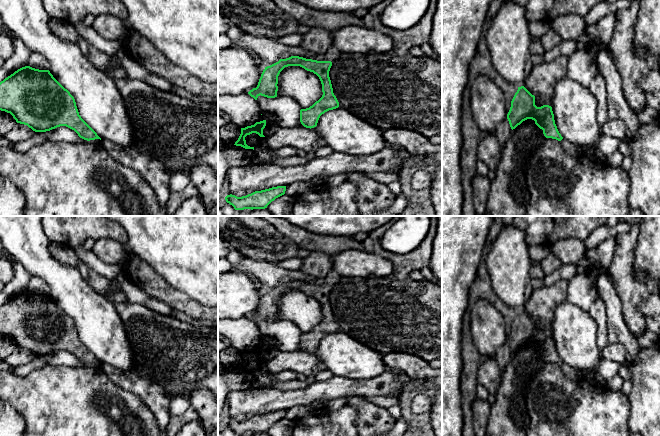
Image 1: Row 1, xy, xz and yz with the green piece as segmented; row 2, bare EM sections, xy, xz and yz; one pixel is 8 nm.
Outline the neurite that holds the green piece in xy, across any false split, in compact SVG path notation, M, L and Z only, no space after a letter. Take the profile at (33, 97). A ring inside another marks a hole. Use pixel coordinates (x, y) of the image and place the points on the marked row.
M25 66L1 81L0 110L10 113L17 123L27 125L35 132L46 132L66 126L84 140L101 140L79 115L74 97L53 77L49 70Z

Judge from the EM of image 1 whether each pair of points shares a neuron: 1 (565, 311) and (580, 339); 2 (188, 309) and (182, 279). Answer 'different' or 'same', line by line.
1: same
2: different

